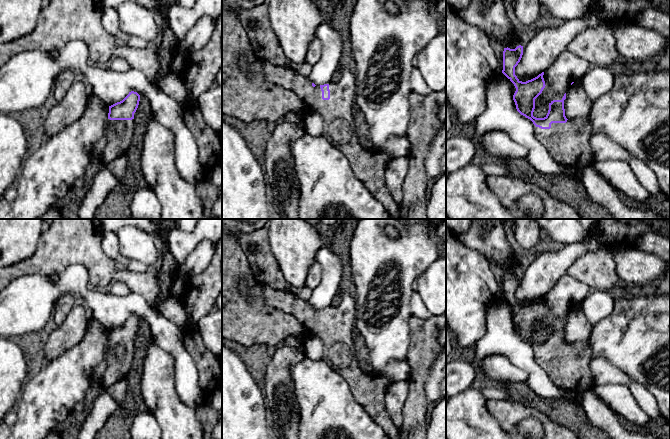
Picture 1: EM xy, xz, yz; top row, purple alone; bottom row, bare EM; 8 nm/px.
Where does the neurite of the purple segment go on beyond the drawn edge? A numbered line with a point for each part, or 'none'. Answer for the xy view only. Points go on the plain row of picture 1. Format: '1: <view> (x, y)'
1: xy (119, 357)

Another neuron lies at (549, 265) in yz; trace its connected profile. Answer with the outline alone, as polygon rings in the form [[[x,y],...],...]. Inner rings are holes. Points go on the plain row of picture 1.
[[[587,233],[581,242],[543,249],[523,271],[522,282],[515,291],[519,305],[526,306],[544,296],[576,259],[599,248],[604,241],[602,234]]]

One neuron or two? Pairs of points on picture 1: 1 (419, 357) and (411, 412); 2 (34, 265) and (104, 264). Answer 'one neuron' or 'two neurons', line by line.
1: one neuron
2: one neuron

